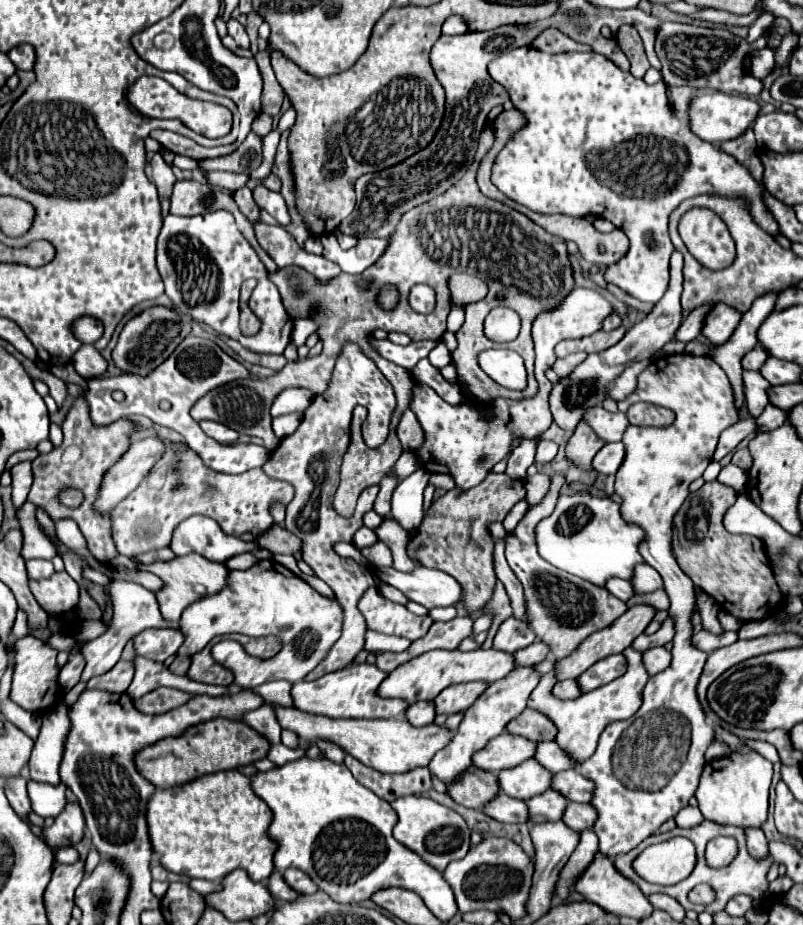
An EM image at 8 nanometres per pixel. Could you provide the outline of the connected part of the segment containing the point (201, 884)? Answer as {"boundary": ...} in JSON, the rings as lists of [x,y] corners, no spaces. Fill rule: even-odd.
{"boundary":[[[192,879],[189,885],[191,889],[197,891],[203,896],[210,892],[221,890],[222,888],[220,882],[211,882],[204,879]]]}

